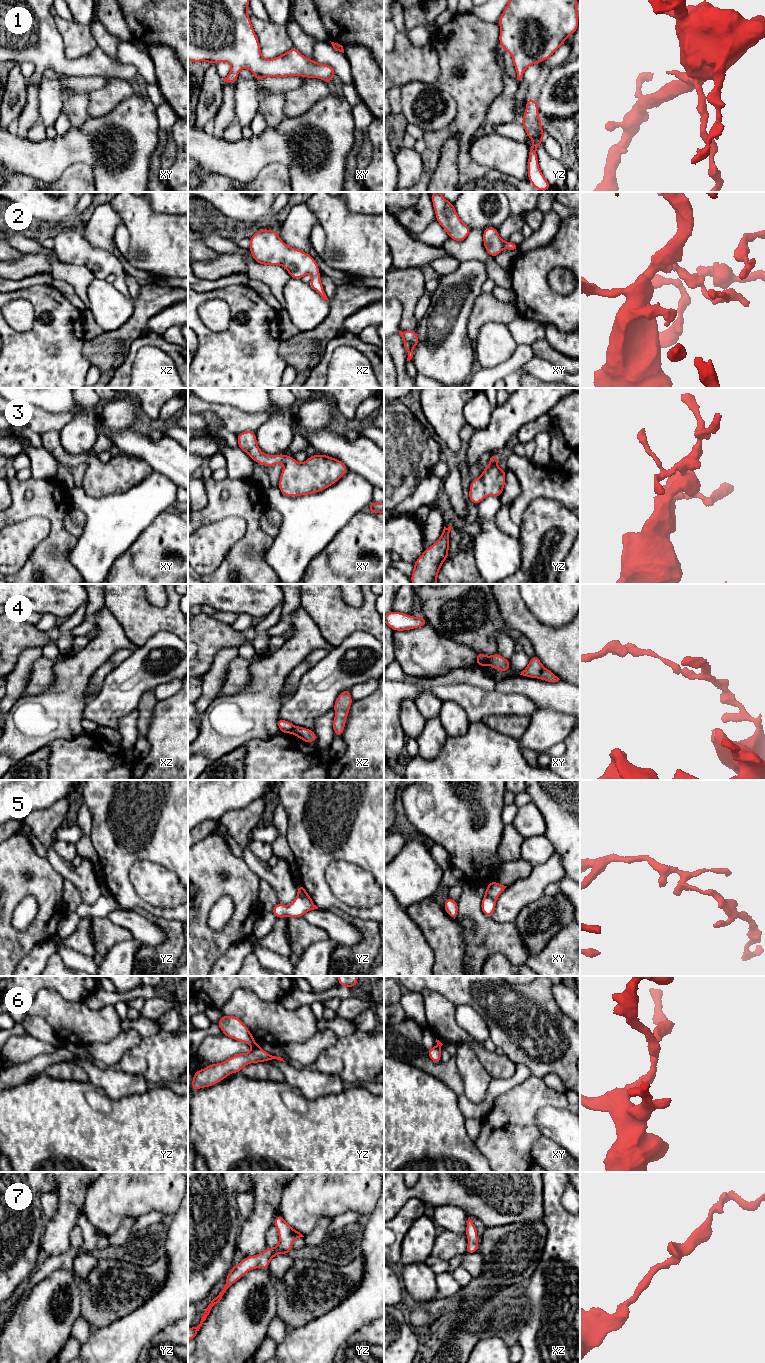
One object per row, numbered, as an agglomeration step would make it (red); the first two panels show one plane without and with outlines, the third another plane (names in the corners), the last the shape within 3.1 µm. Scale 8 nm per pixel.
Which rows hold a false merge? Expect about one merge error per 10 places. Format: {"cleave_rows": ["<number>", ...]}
{"cleave_rows": ["4", "5", "6"]}

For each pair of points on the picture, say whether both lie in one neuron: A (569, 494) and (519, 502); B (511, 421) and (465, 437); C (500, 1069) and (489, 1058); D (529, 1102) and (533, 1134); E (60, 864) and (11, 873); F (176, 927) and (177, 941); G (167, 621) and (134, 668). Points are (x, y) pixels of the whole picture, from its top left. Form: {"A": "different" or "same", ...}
{"A": "same", "B": "different", "C": "same", "D": "same", "E": "different", "F": "same", "G": "different"}

